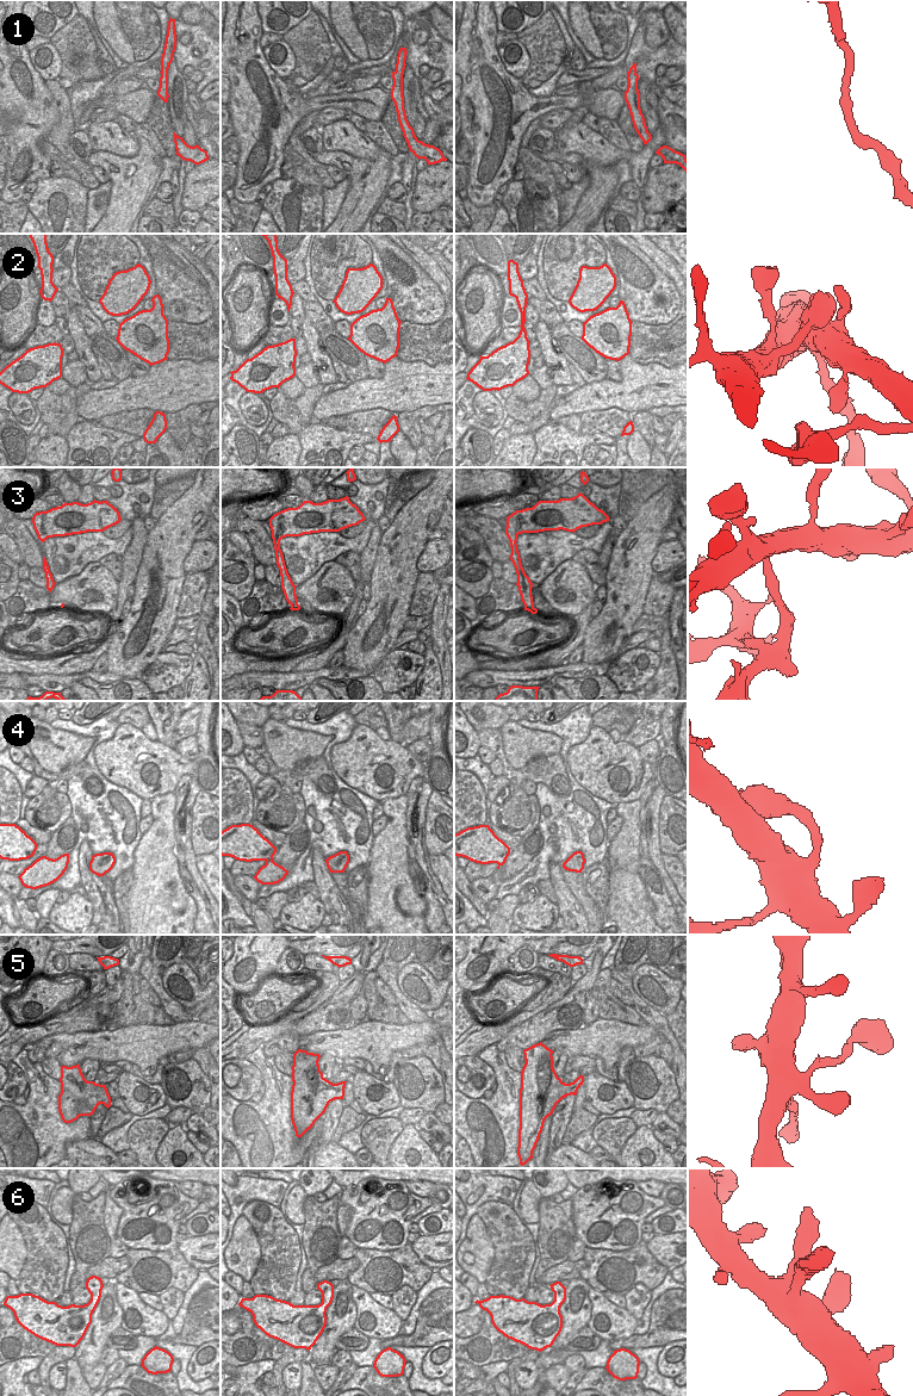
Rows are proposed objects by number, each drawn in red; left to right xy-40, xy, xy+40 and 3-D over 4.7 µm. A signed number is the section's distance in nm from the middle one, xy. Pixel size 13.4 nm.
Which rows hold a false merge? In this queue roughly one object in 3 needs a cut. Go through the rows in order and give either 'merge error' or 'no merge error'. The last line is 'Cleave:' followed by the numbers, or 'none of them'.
1: no merge error
2: no merge error
3: merge error
4: no merge error
5: no merge error
6: no merge error
Cleave: 3

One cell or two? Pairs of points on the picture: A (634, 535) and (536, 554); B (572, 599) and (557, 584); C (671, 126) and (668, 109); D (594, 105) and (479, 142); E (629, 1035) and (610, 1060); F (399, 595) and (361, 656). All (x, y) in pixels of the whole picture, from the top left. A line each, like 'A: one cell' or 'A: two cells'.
A: two cells
B: one cell
C: one cell
D: one cell
E: one cell
F: one cell

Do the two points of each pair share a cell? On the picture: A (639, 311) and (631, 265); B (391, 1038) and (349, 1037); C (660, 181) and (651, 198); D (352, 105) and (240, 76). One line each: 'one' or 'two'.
A: one
B: one
C: one
D: one

